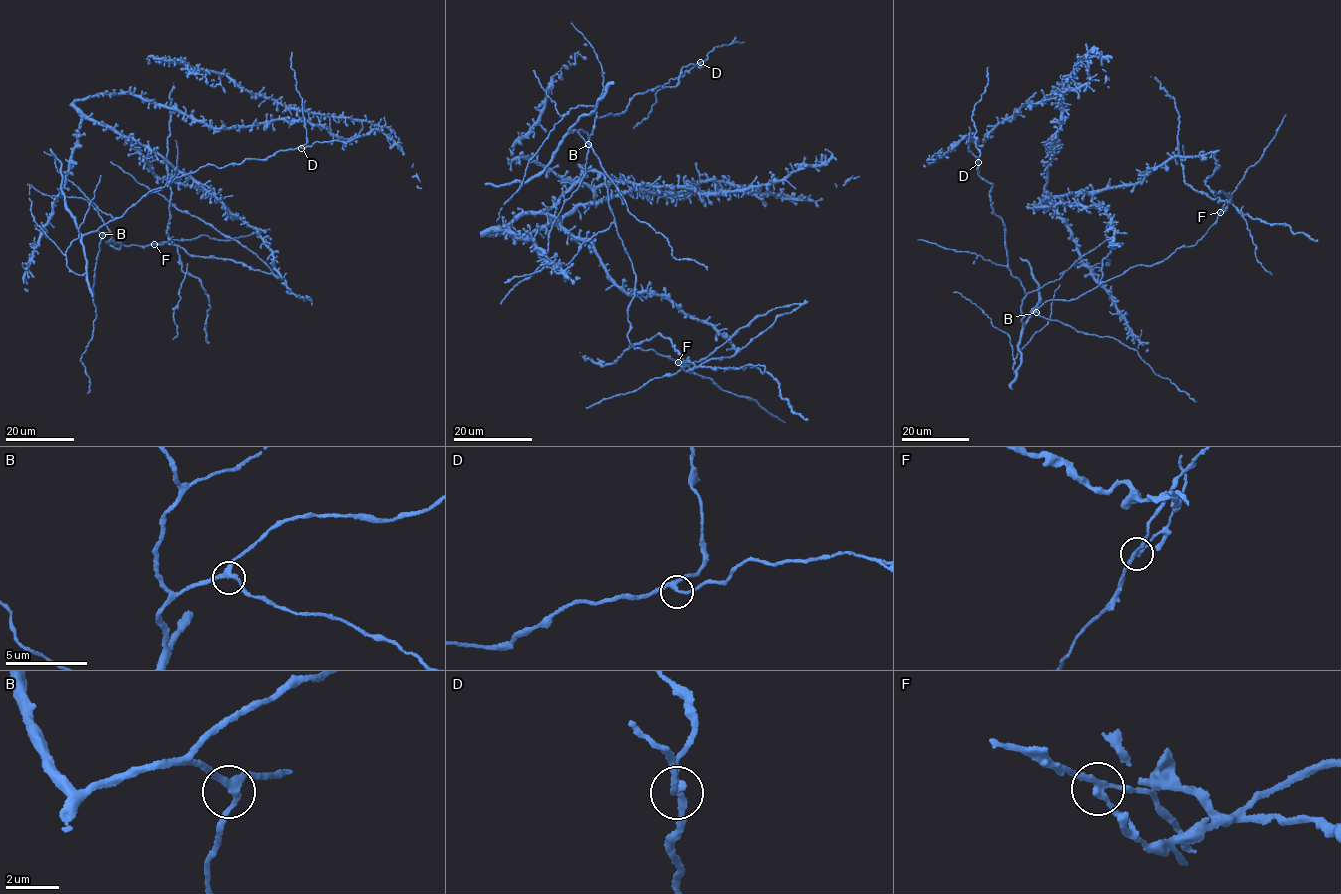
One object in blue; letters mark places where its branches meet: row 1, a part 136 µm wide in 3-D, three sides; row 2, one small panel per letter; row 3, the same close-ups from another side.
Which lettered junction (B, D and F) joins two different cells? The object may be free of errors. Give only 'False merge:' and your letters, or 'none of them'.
False merge: F

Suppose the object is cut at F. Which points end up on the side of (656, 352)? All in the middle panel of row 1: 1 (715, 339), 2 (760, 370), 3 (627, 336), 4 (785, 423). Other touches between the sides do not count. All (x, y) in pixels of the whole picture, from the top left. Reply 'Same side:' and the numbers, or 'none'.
Same side: 1, 3, 4

